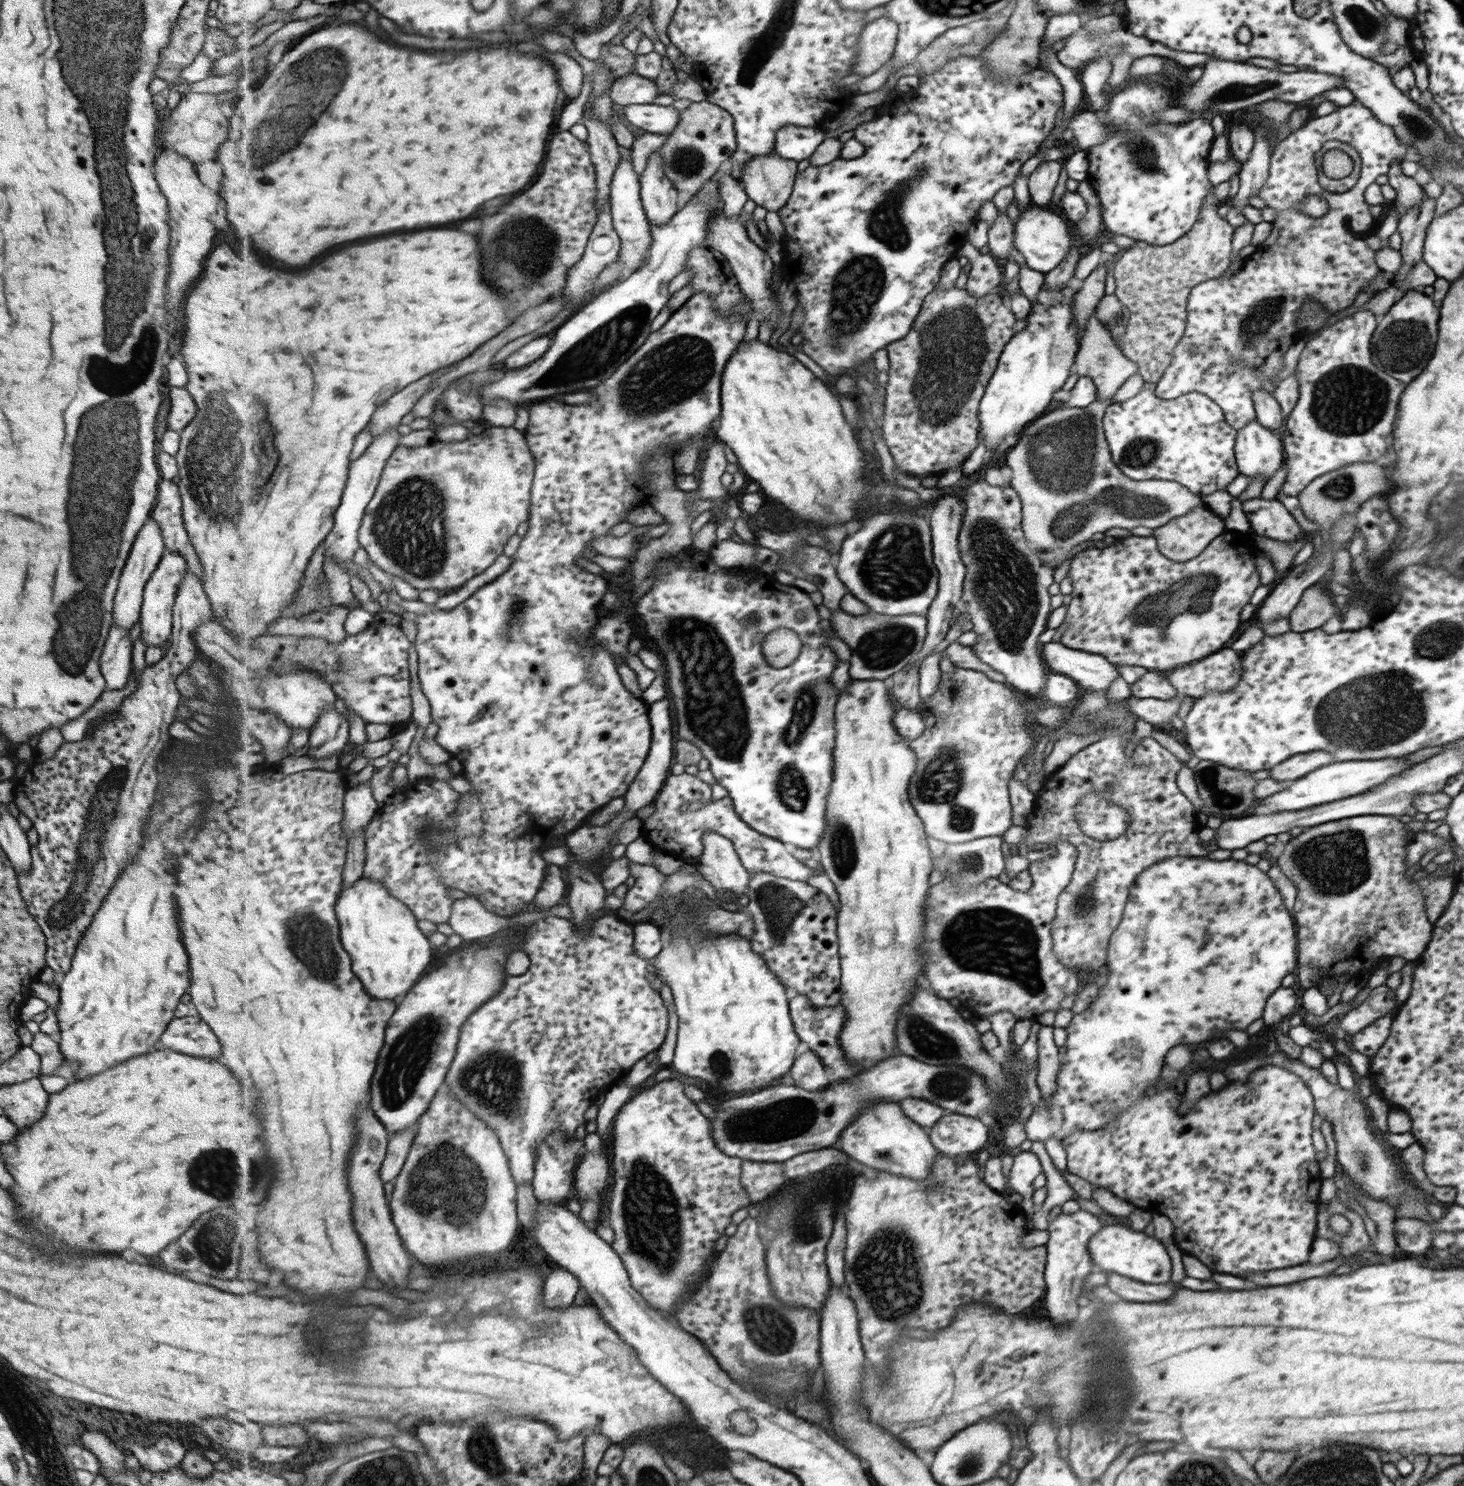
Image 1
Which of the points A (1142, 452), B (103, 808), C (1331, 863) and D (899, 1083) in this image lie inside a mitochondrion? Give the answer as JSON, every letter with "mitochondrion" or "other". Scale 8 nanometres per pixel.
{"A":"mitochondrion","B":"mitochondrion","C":"mitochondrion","D":"other"}

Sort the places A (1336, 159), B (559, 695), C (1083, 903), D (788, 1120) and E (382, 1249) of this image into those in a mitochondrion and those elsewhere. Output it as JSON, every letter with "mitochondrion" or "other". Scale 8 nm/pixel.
{"A":"mitochondrion","B":"other","C":"mitochondrion","D":"mitochondrion","E":"other"}

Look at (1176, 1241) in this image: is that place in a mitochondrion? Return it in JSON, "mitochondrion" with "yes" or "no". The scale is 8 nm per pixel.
{"mitochondrion":"no"}

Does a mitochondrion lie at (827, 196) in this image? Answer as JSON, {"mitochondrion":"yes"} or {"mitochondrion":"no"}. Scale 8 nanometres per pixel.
{"mitochondrion":"no"}

